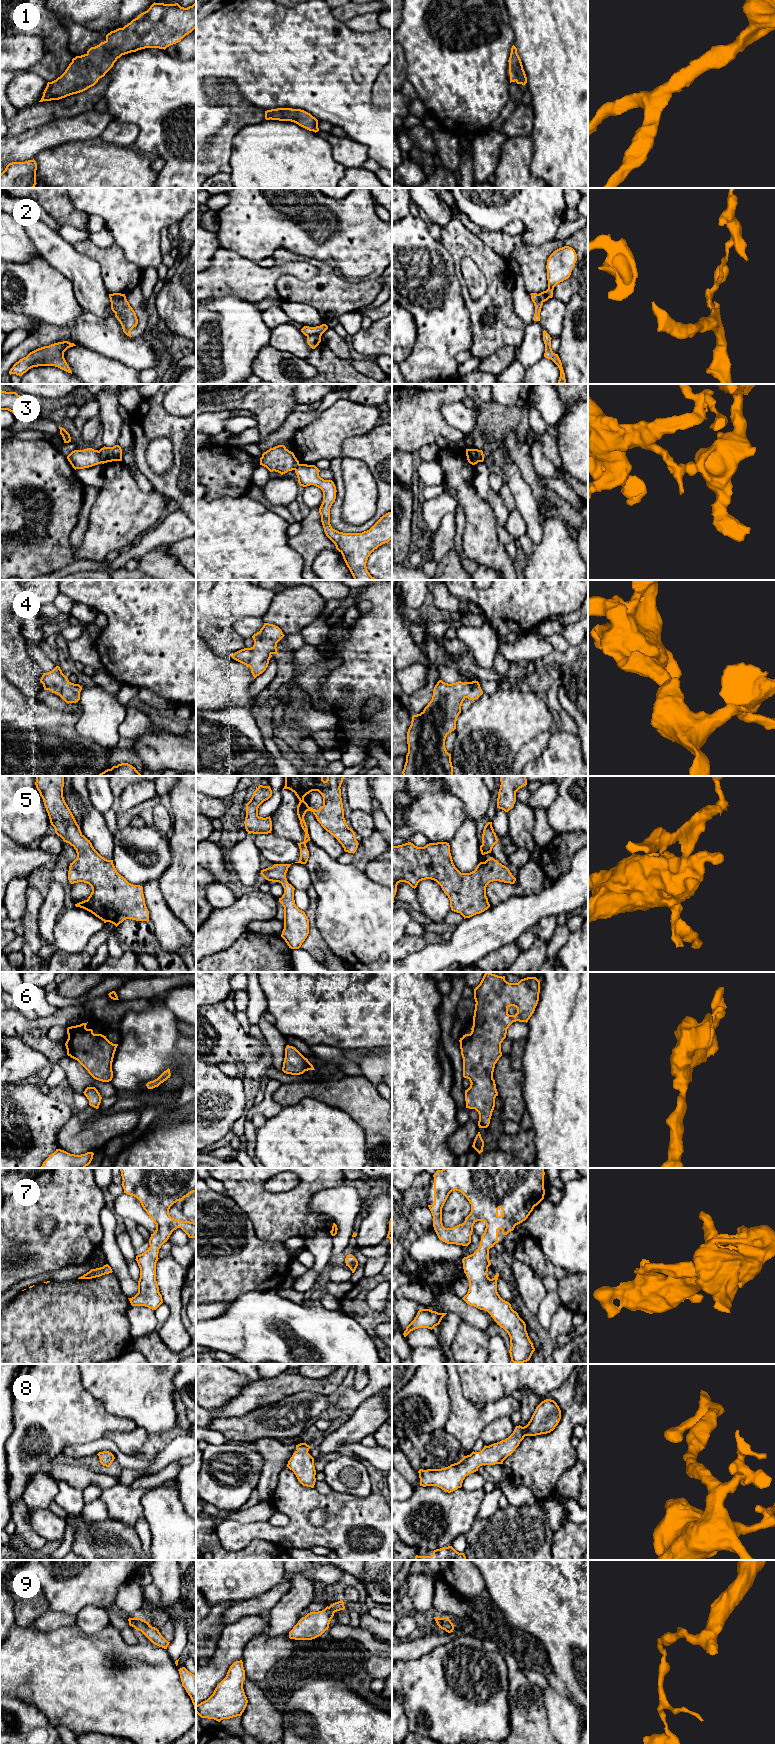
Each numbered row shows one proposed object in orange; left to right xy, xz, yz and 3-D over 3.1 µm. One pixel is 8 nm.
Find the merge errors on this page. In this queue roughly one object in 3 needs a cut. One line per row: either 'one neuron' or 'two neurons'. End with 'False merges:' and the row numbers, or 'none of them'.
1: one neuron
2: two neurons
3: two neurons
4: one neuron
5: one neuron
6: one neuron
7: one neuron
8: one neuron
9: two neurons
False merges: 2, 3, 9

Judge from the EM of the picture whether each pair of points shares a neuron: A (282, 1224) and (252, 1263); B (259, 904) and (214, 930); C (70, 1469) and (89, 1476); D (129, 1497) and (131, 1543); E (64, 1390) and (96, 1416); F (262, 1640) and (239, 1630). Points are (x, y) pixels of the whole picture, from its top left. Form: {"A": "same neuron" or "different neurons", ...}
{"A": "different neurons", "B": "same neuron", "C": "same neuron", "D": "different neurons", "E": "same neuron", "F": "different neurons"}

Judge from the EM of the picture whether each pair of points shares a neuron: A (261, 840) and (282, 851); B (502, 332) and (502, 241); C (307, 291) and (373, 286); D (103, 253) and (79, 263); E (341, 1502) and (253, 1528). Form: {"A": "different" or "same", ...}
{"A": "same", "B": "different", "C": "same", "D": "different", "E": "same"}

